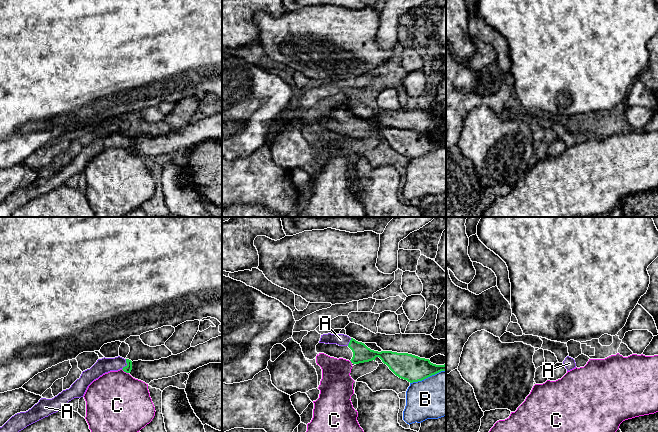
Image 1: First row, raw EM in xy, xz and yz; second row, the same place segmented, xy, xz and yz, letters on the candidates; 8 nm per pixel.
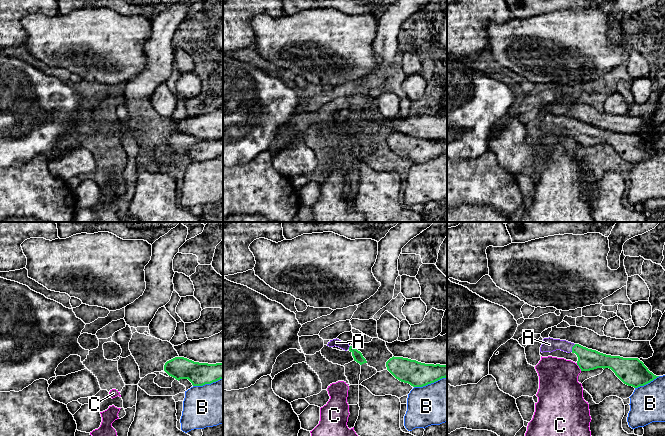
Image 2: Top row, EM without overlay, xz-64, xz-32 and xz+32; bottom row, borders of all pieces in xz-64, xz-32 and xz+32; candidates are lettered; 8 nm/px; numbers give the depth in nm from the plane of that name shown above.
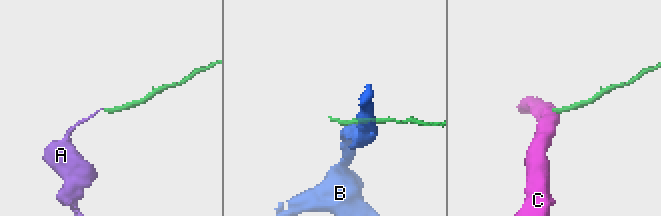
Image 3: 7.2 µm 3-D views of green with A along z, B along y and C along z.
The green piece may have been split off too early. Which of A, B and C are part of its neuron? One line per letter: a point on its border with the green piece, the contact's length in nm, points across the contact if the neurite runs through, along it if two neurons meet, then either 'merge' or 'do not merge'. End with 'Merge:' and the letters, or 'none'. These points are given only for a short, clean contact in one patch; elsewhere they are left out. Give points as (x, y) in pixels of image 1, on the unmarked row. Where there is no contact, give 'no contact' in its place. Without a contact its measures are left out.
A: meets green in xy at (127, 140); contact 90 nm long; runs through xy (128, 144), (127, 140), (104, 141); merge
B: meets green in xz at (427, 153); contact 300 nm long; do not merge
C: meets green in xy at (125, 147); contact 70 nm long; border along xy (121, 145), (128, 149); do not merge
Merge: A

